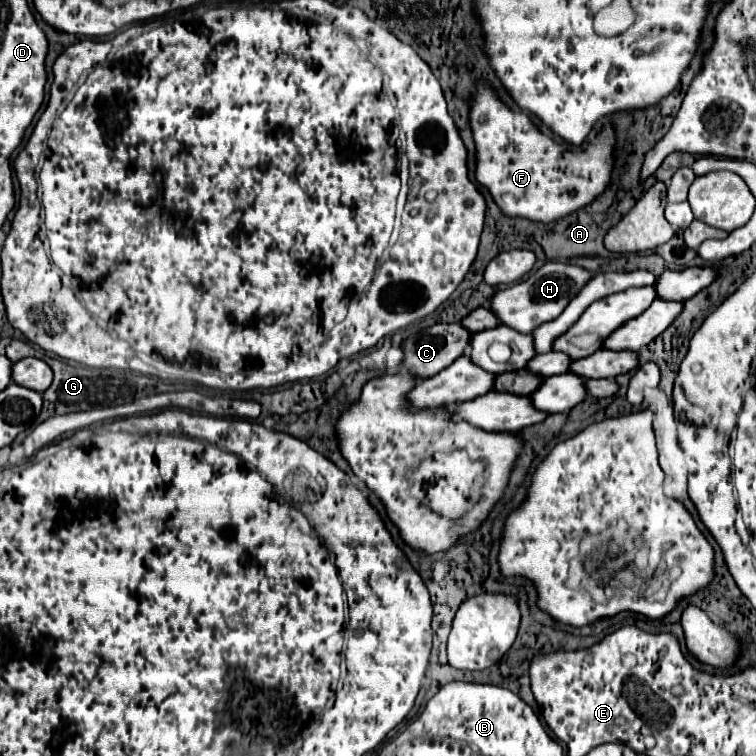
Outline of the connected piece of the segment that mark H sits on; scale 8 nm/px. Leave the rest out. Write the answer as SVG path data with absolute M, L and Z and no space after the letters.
M545 263L541 269L529 275L527 281L515 283L507 289L499 289L495 295L491 295L487 307L489 311L495 313L501 325L513 327L515 331L521 333L531 333L537 325L555 319L589 279L591 273L581 267L567 265L567 263Z

